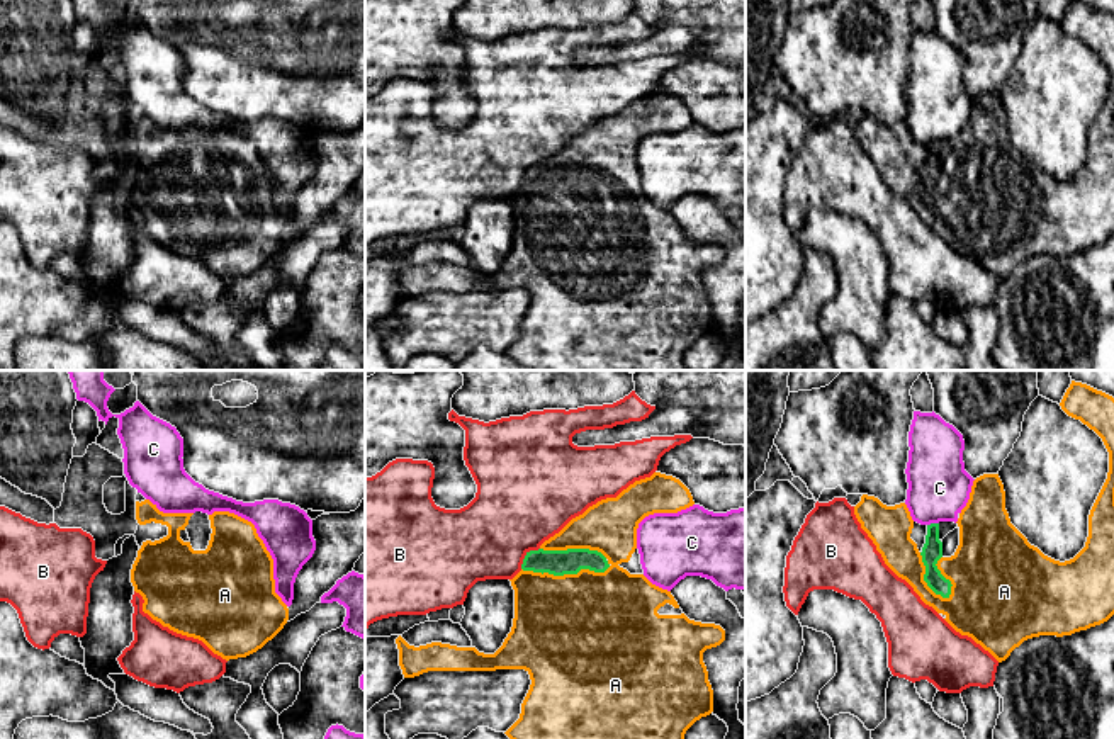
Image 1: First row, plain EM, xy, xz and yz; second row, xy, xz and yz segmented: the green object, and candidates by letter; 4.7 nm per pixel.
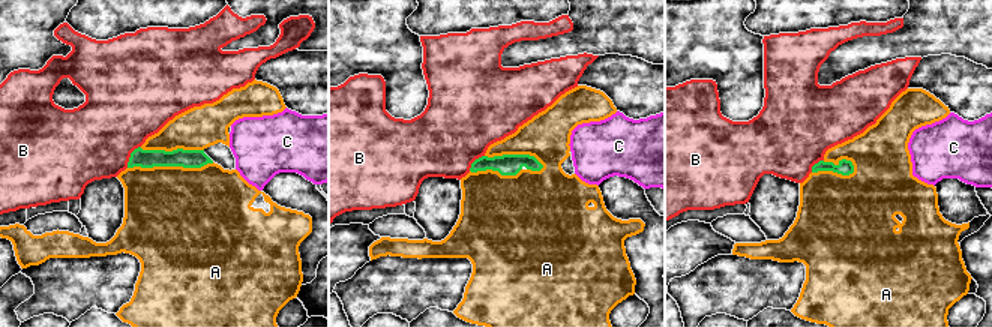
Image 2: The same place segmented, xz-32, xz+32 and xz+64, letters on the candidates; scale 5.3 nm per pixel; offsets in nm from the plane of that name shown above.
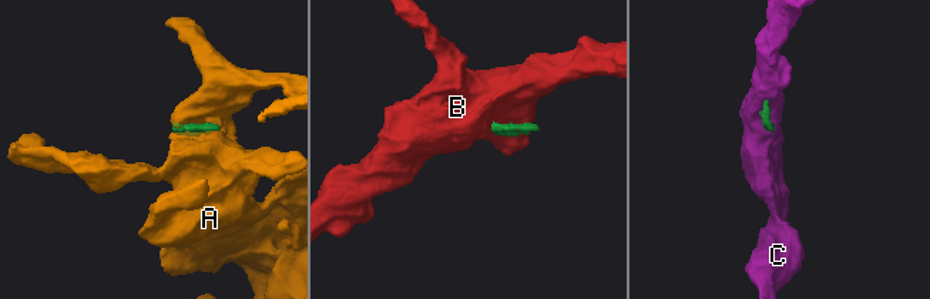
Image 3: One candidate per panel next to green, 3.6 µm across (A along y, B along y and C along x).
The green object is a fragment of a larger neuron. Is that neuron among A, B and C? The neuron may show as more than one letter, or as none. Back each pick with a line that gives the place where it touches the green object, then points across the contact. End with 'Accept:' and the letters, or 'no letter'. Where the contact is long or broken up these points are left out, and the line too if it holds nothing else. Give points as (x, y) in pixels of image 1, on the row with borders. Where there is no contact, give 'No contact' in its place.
A: Touches green at yz (924, 580)
Accept: A

